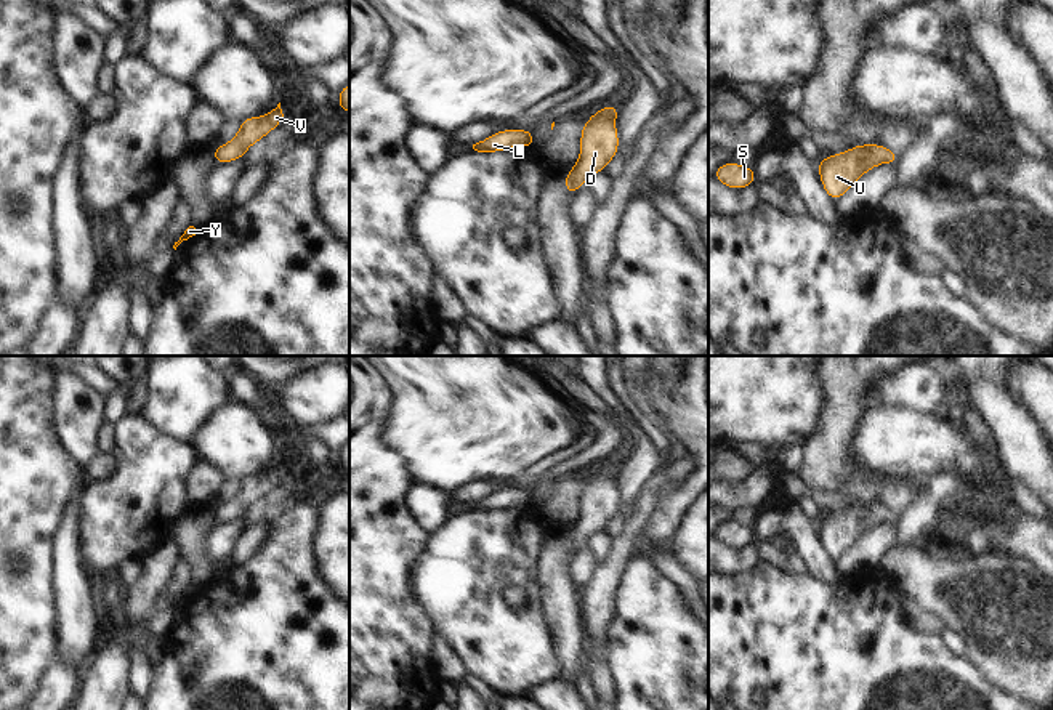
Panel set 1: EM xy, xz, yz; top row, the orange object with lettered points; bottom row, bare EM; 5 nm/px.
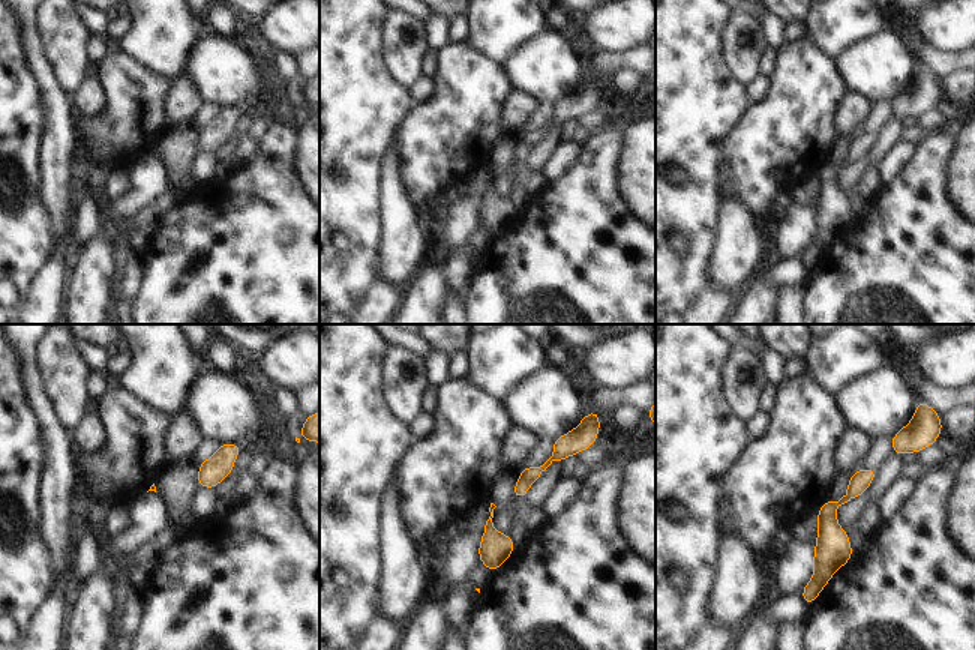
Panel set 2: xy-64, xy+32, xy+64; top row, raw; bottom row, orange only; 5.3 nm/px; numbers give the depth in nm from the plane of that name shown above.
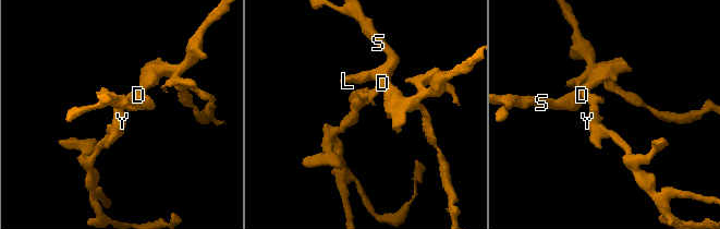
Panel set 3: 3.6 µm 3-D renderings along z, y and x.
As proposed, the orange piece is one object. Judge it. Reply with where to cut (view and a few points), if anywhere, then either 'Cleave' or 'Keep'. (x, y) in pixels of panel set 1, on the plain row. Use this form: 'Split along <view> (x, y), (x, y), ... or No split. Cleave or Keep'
No split. Keep.

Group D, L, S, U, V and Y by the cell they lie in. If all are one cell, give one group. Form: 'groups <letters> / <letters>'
groups D L S U V Y

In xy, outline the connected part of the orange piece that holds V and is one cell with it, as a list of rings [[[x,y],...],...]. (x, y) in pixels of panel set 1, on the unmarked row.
[[[279,462],[266,474],[240,479],[239,492],[229,502],[213,506],[213,519],[218,524],[242,518],[253,502],[263,498],[271,489],[279,487],[282,478],[284,473]]]

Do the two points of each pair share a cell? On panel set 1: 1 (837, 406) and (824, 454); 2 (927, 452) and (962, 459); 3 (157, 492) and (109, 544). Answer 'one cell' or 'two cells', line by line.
1: one cell
2: one cell
3: one cell

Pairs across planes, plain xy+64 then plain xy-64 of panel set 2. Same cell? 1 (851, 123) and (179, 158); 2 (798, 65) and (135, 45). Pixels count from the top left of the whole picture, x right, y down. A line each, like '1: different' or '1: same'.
1: different
2: different

